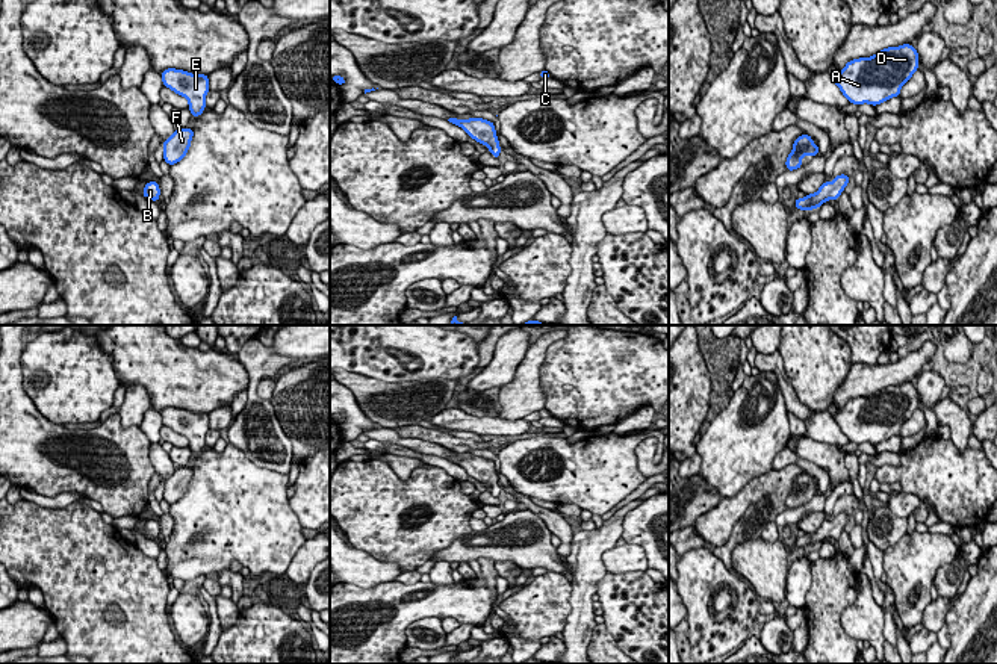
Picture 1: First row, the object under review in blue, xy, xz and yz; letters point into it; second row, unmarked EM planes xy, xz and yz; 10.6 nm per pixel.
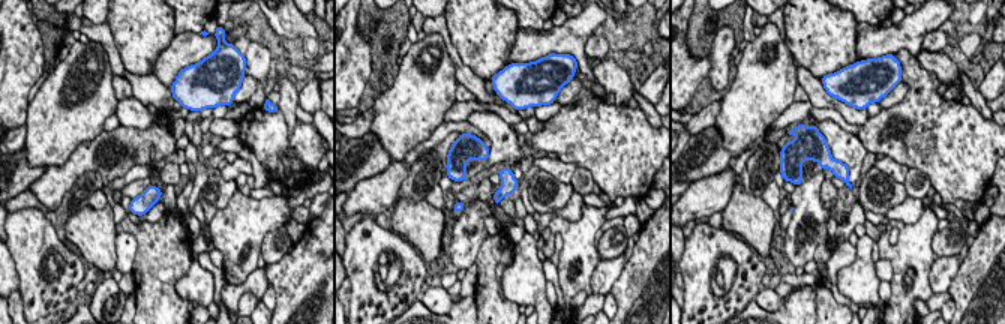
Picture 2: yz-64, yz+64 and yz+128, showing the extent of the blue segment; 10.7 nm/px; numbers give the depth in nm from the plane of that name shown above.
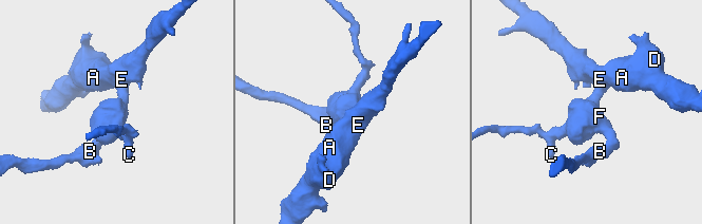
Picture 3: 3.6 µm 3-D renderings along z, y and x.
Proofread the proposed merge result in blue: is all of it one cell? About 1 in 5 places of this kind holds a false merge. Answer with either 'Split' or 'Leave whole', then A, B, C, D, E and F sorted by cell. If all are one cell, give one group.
Leave whole. Groups: A B C D E F

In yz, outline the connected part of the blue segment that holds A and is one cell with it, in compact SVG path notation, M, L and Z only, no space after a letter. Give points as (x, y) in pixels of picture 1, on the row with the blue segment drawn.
M912 44L887 47L870 57L849 61L832 77L849 103L877 106L900 97L902 86L918 70L918 61Z

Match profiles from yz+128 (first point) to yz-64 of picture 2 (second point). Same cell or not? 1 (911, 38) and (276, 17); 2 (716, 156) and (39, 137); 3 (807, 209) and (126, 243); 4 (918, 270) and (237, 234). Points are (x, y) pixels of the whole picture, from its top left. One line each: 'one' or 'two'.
1: two
2: two
3: one
4: one

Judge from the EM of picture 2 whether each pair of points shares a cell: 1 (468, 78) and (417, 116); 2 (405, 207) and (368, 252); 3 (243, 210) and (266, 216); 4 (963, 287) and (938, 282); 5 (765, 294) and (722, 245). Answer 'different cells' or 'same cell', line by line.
1: different cells
2: different cells
3: same cell
4: different cells
5: different cells

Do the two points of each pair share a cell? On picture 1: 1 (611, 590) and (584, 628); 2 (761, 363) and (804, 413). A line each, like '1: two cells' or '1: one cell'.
1: two cells
2: one cell

